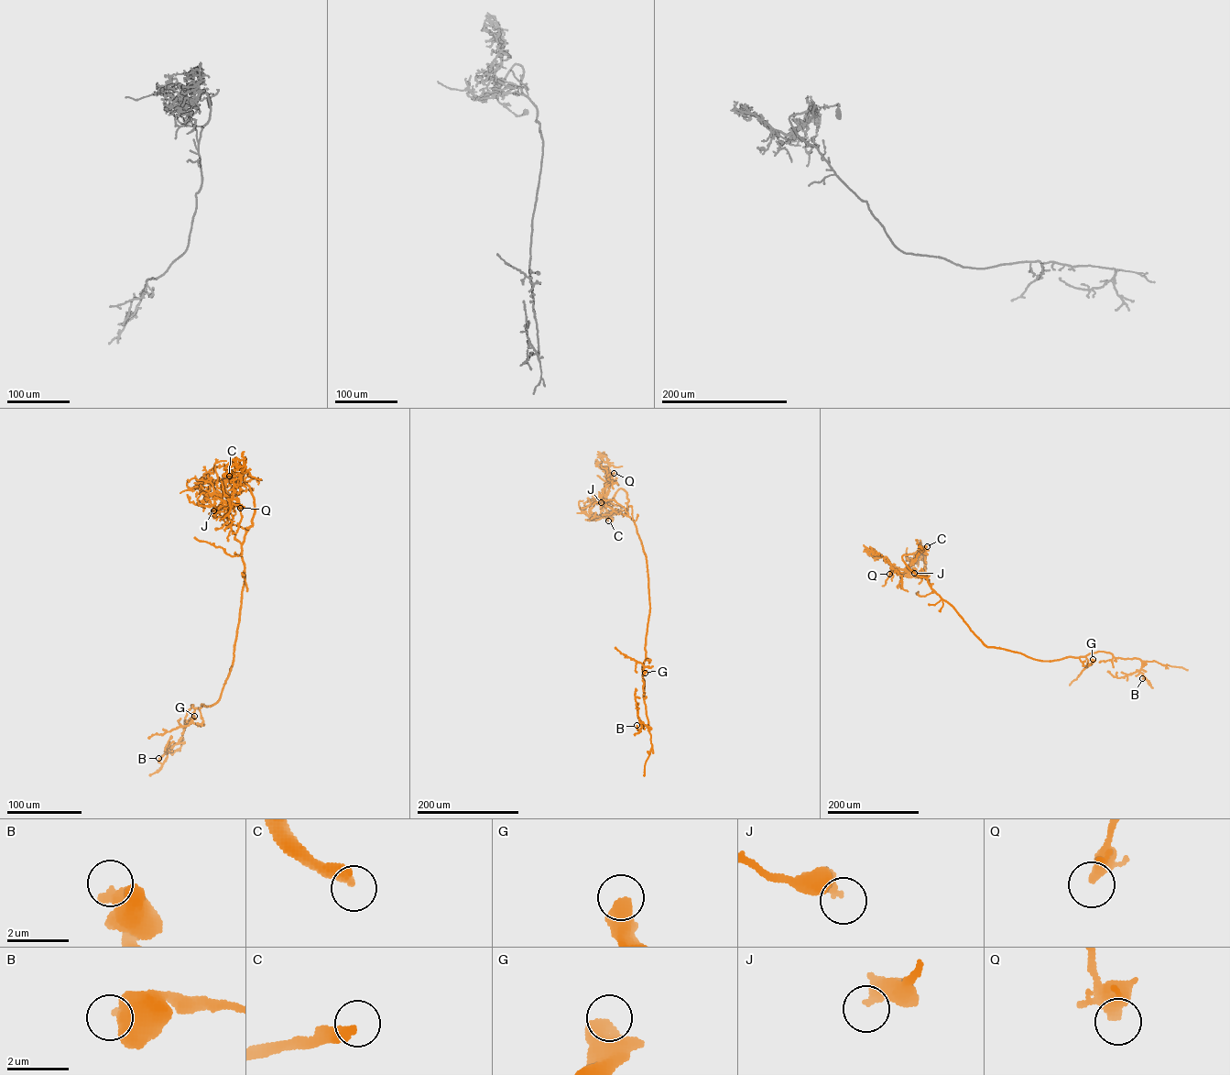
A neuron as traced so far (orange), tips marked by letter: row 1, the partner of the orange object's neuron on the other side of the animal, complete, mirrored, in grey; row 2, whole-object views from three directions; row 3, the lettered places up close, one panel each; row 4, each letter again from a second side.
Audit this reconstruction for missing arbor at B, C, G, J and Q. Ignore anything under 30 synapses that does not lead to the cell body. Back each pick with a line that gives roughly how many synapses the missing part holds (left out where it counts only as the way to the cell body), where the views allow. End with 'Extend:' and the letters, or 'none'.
Extend: C

